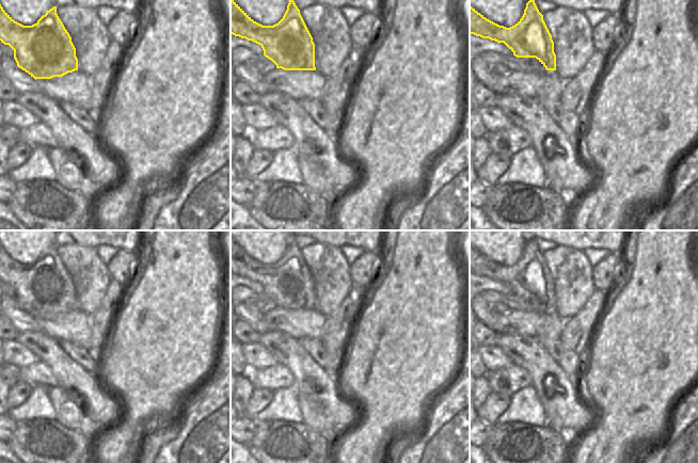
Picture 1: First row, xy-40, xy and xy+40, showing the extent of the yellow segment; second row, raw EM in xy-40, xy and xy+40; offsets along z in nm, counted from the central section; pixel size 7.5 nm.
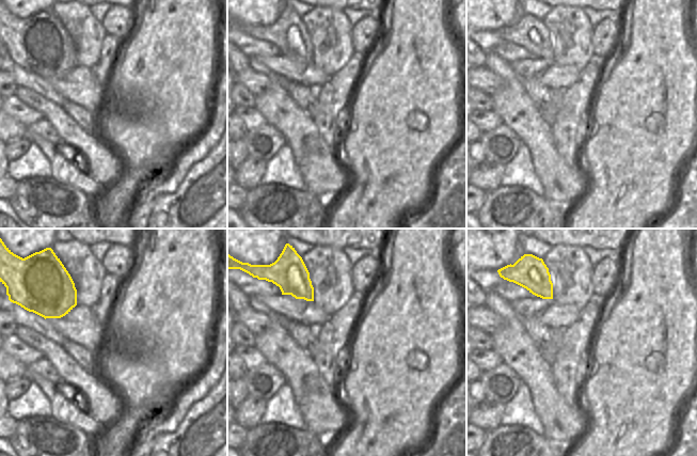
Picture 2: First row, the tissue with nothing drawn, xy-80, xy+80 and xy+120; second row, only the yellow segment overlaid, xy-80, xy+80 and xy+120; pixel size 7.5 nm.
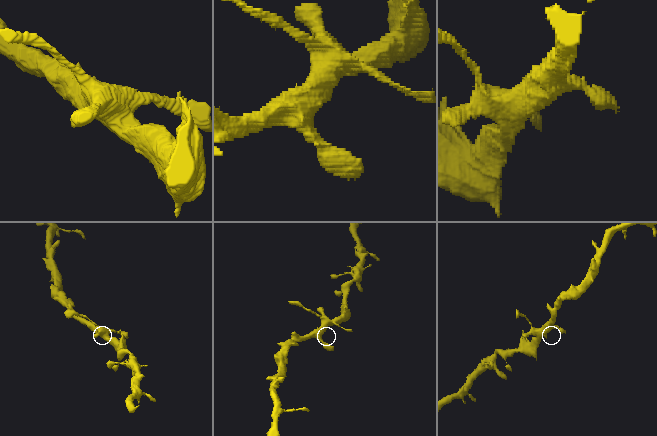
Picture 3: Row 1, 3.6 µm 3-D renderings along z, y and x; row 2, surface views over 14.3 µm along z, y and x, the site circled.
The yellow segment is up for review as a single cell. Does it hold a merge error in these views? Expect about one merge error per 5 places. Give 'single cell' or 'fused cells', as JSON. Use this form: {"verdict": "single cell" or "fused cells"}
{"verdict": "single cell"}

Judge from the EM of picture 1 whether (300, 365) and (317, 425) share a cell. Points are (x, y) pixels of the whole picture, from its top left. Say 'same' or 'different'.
different

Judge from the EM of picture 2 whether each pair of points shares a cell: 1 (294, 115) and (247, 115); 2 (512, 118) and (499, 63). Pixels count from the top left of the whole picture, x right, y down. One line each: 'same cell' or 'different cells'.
1: different cells
2: same cell

